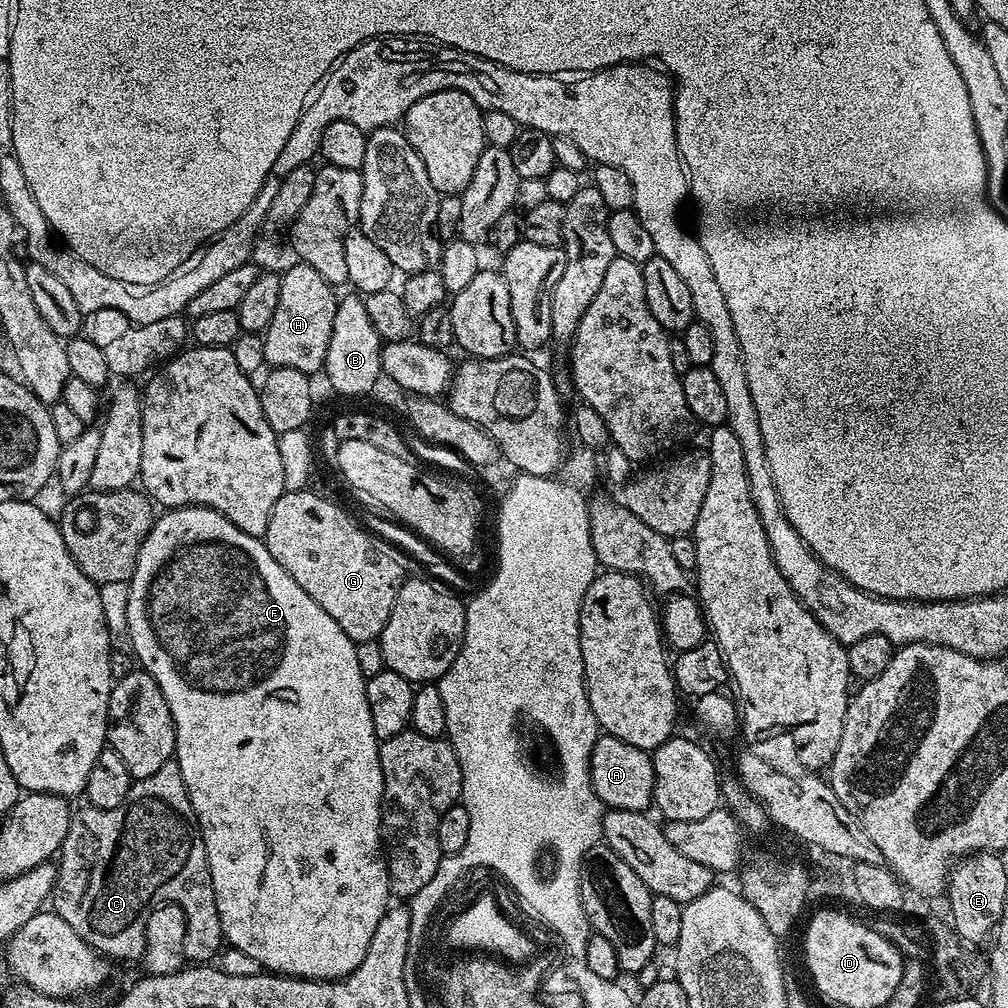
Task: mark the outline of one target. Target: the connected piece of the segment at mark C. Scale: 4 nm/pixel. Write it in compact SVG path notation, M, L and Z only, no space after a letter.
M175 759L166 762L158 774L150 774L150 778L142 778L133 783L130 794L126 794L126 802L122 806L114 806L114 810L102 810L91 806L84 806L81 812L77 811L70 822L70 830L66 830L66 838L62 842L58 853L58 867L56 870L56 885L52 887L50 897L51 911L58 913L62 922L70 925L70 930L74 934L81 936L84 941L95 948L97 952L105 957L113 956L116 960L136 960L139 961L144 954L146 946L146 922L150 914L161 904L177 904L184 911L184 921L186 922L186 934L184 935L184 958L188 962L212 962L217 959L222 948L224 931L218 918L218 906L214 898L214 886L210 882L210 870L208 869L208 859L206 858L206 846L200 833L200 823L196 820L196 815L190 802L190 794L186 790L186 782L182 782L182 770L176 765Z

